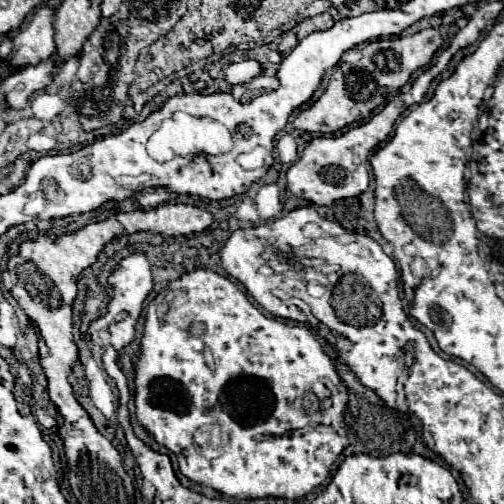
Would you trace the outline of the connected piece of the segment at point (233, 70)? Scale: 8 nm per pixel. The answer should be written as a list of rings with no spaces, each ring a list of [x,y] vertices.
[[[244,60],[238,64],[230,64],[226,68],[226,80],[236,86],[236,84],[244,84],[248,80],[252,80],[254,76],[260,74],[260,64],[254,60]]]

